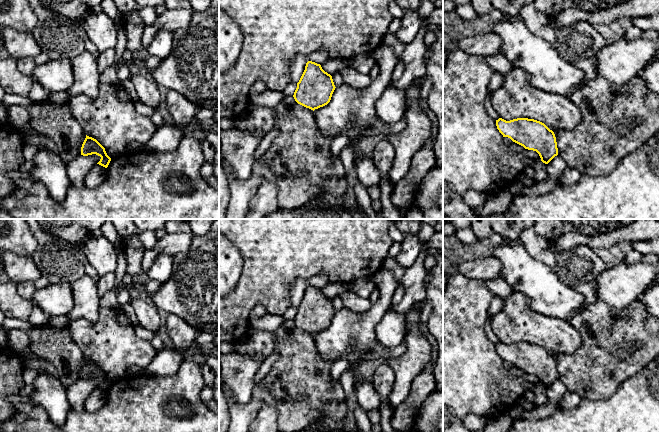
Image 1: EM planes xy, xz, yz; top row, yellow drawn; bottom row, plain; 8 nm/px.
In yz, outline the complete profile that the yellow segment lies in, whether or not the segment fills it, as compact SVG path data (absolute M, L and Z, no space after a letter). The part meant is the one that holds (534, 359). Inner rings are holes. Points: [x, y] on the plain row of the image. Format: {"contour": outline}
{"contour": "M499 342L496 350L503 361L510 362L525 373L536 375L545 388L558 379L554 356L540 345L528 342L506 345Z"}

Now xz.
{"contour": "M308 285L293 321L298 328L314 335L330 326L335 312L332 300L320 288Z"}

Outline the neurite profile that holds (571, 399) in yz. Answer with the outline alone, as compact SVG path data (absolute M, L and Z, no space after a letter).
M567 390L558 406L559 409L573 408L576 407L580 403L580 401L581 397L577 393Z

